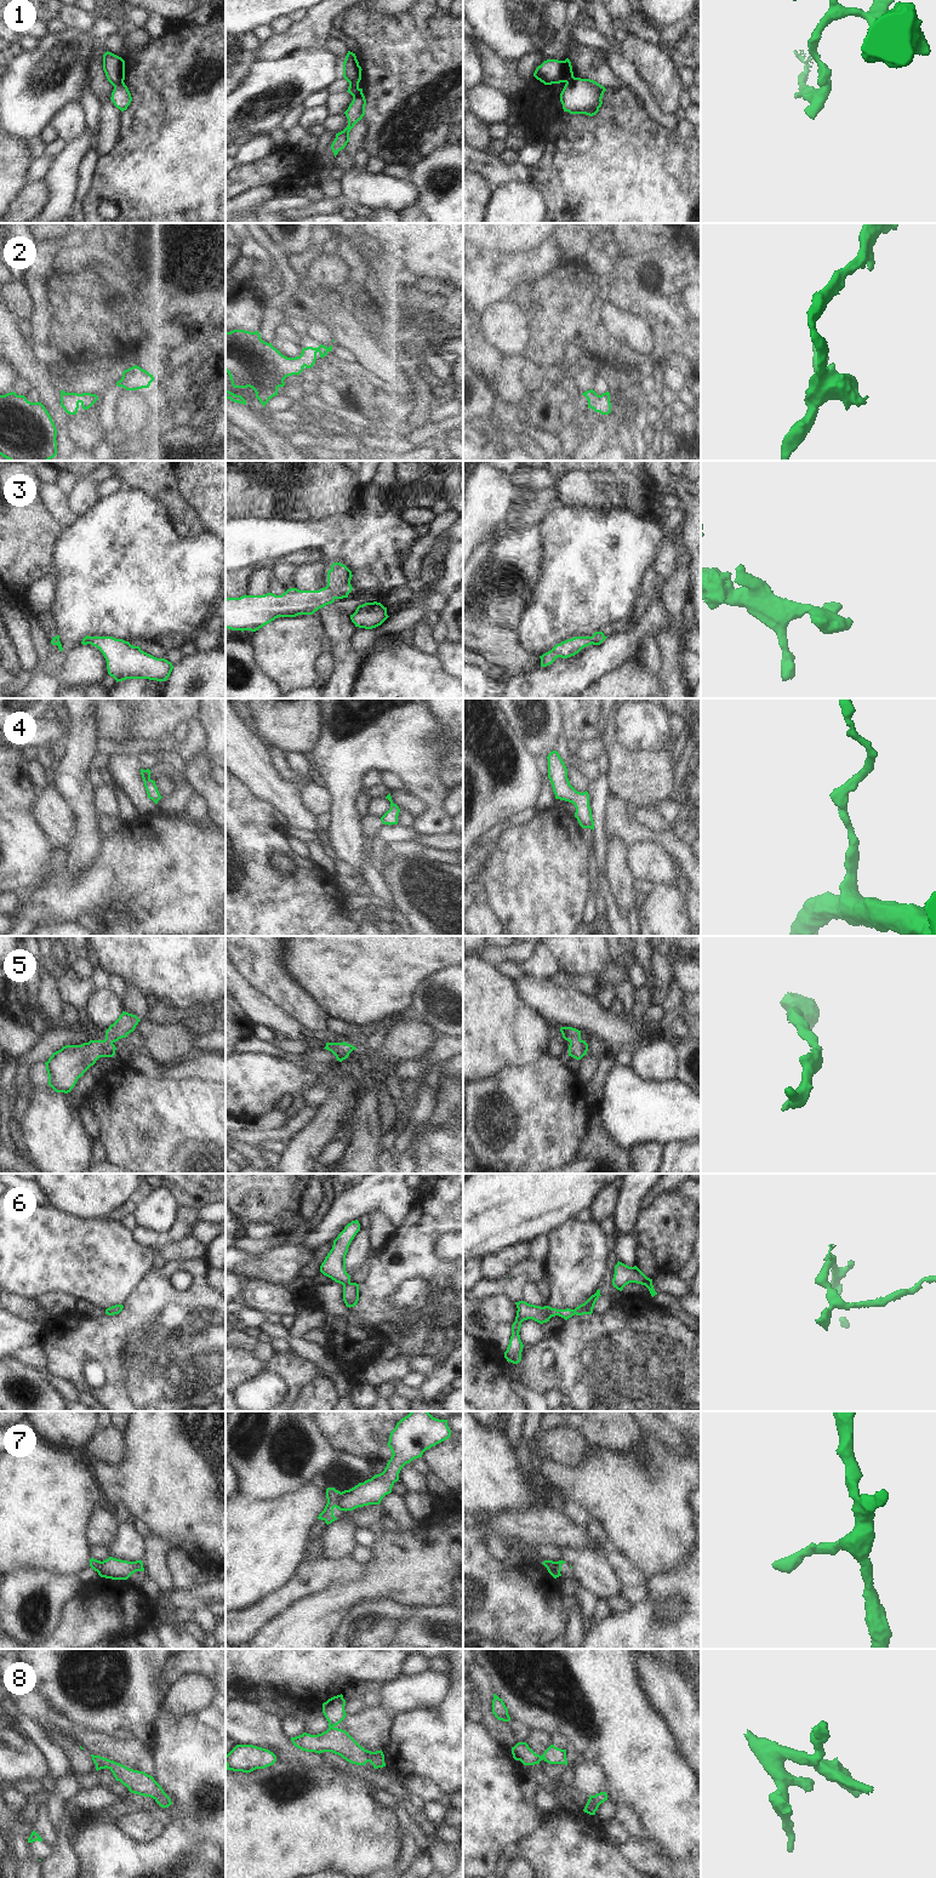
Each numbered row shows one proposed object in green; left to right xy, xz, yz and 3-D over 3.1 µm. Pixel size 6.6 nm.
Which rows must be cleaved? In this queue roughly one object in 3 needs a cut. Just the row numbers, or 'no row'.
1, 6, 7, 8

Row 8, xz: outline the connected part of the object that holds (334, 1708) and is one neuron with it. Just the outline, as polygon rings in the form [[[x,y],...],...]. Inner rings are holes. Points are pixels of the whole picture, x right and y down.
[[[337,1695],[323,1703],[323,1713],[329,1722],[329,1728],[338,1725],[347,1716],[344,1711],[346,1700]]]

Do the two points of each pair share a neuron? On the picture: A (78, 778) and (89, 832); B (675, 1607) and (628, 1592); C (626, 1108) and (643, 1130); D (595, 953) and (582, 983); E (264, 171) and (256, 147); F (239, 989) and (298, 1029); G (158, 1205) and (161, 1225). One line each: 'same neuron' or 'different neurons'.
A: same neuron
B: different neurons
C: same neuron
D: different neurons
E: different neurons
F: same neuron
G: same neuron

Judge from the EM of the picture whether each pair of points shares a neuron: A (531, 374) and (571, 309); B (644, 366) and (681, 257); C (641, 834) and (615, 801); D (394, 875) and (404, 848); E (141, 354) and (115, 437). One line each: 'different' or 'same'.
A: different
B: same
C: same
D: different
E: same

